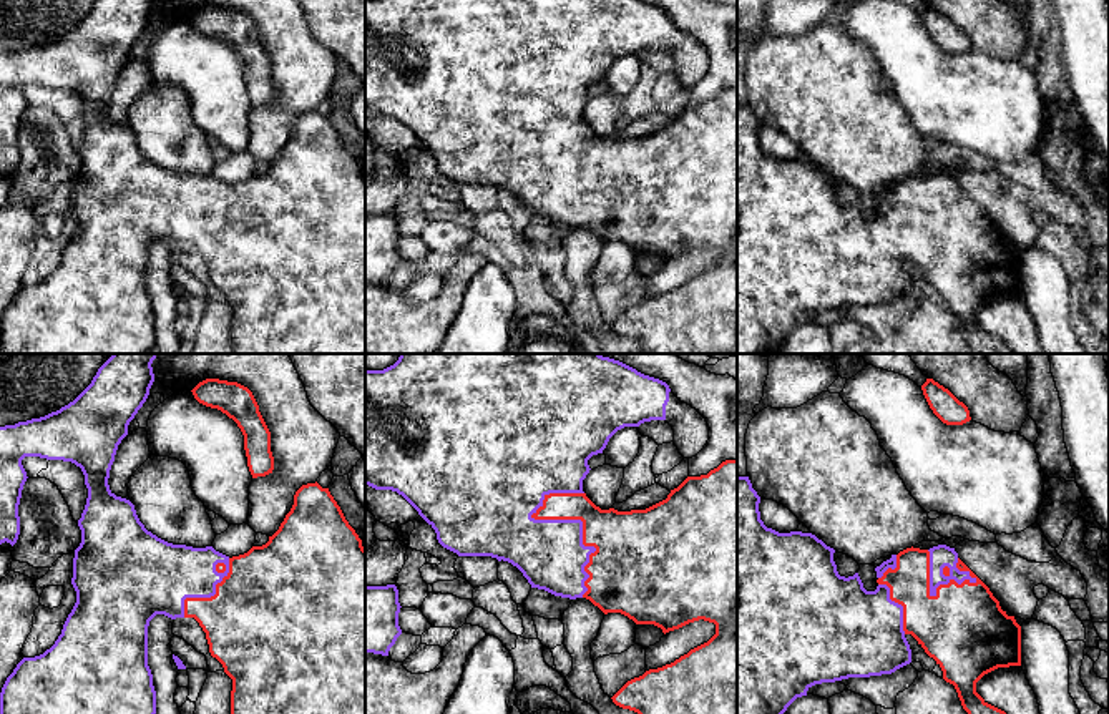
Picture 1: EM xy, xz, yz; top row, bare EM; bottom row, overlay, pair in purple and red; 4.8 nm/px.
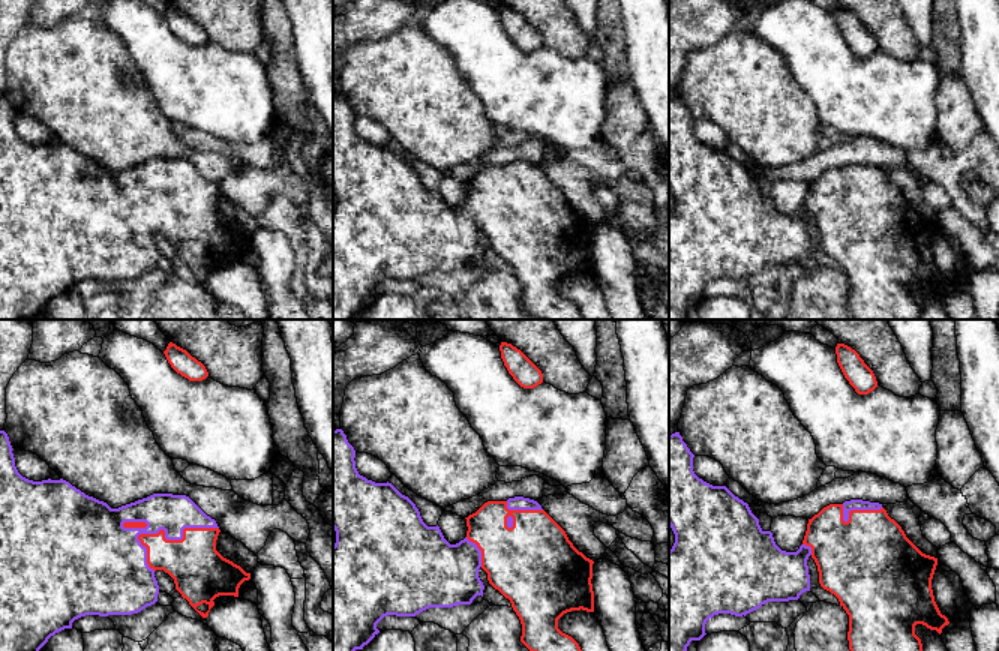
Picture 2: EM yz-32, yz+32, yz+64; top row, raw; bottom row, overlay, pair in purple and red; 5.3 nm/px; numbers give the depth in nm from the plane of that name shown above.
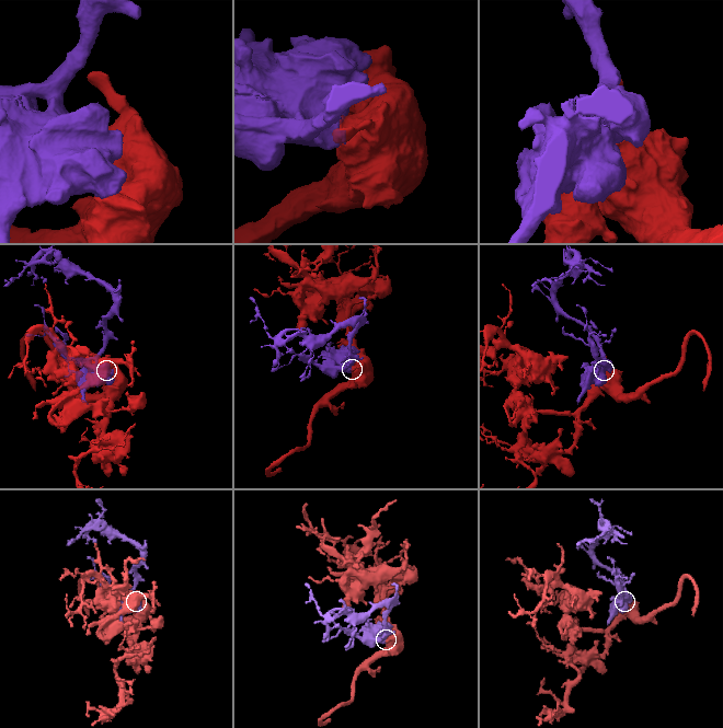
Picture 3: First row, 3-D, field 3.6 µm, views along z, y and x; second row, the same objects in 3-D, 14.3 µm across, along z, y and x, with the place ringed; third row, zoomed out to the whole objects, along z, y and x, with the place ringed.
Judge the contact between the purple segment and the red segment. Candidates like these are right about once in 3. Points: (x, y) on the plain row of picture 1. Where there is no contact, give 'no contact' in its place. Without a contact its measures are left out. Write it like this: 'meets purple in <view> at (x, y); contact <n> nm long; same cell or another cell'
meets purple in xz at (581, 155); contact 550 nm long; same cell

